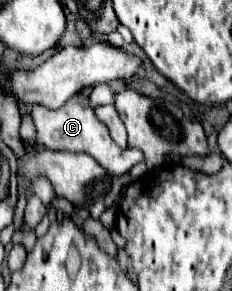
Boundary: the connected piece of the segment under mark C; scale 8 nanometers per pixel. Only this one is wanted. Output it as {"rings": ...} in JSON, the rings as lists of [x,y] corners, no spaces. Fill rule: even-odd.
{"rings":[[[85,91],[73,95],[69,103],[65,103],[61,109],[47,109],[43,105],[33,105],[31,117],[37,127],[37,145],[51,149],[51,151],[69,151],[73,153],[87,153],[91,155],[101,167],[105,167],[109,173],[125,173],[129,171],[137,161],[143,161],[143,153],[127,147],[121,149],[113,143],[109,137],[109,131],[103,121],[97,119],[93,107],[89,105],[89,95]]]}

